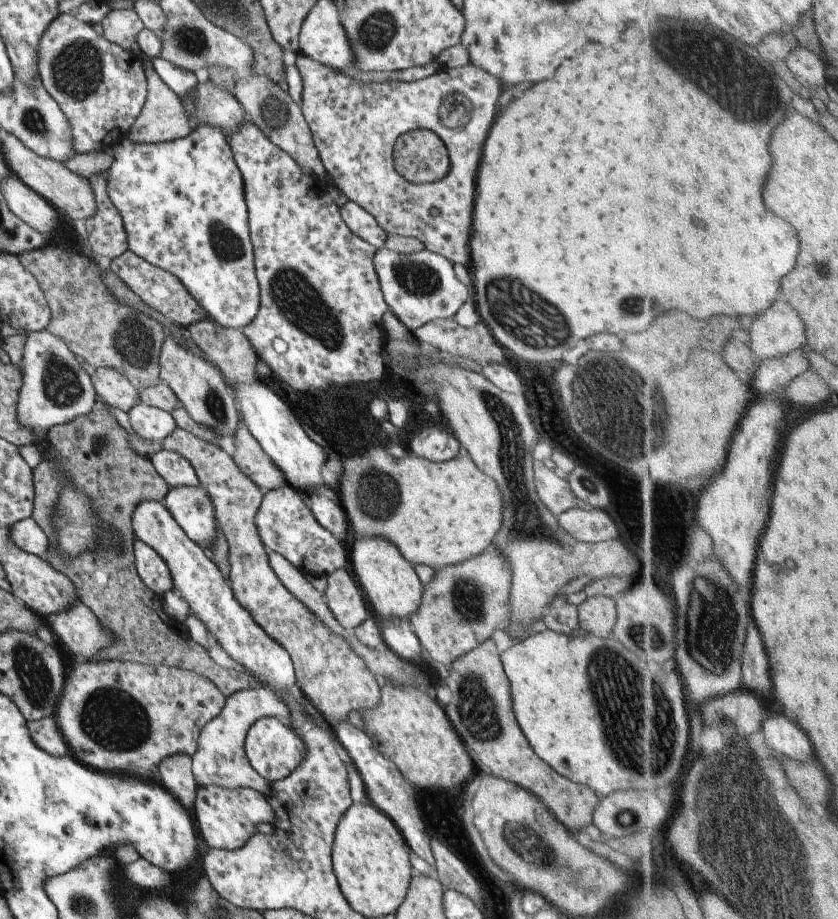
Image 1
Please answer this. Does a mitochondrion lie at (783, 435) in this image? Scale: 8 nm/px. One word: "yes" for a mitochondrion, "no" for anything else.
no

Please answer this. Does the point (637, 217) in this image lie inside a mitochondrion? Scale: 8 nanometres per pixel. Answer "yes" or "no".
no

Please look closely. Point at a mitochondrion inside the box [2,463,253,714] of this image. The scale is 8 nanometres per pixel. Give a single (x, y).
(35, 680)

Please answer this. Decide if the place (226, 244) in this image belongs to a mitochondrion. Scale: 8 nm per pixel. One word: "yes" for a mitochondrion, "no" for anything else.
yes

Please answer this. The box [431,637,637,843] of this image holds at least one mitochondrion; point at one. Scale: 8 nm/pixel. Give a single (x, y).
(476, 709)

